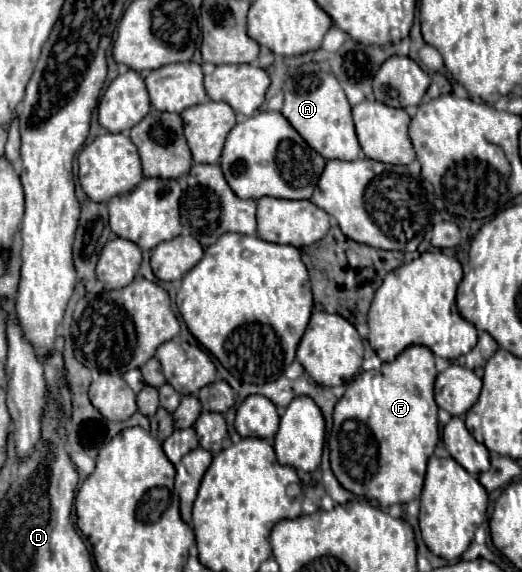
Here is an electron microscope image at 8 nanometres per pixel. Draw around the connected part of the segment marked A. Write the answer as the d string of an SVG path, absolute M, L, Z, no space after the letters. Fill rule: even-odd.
M304 62L284 84L284 118L292 128L326 160L356 160L360 156L360 144L354 132L350 104L334 74L326 72L318 62Z

